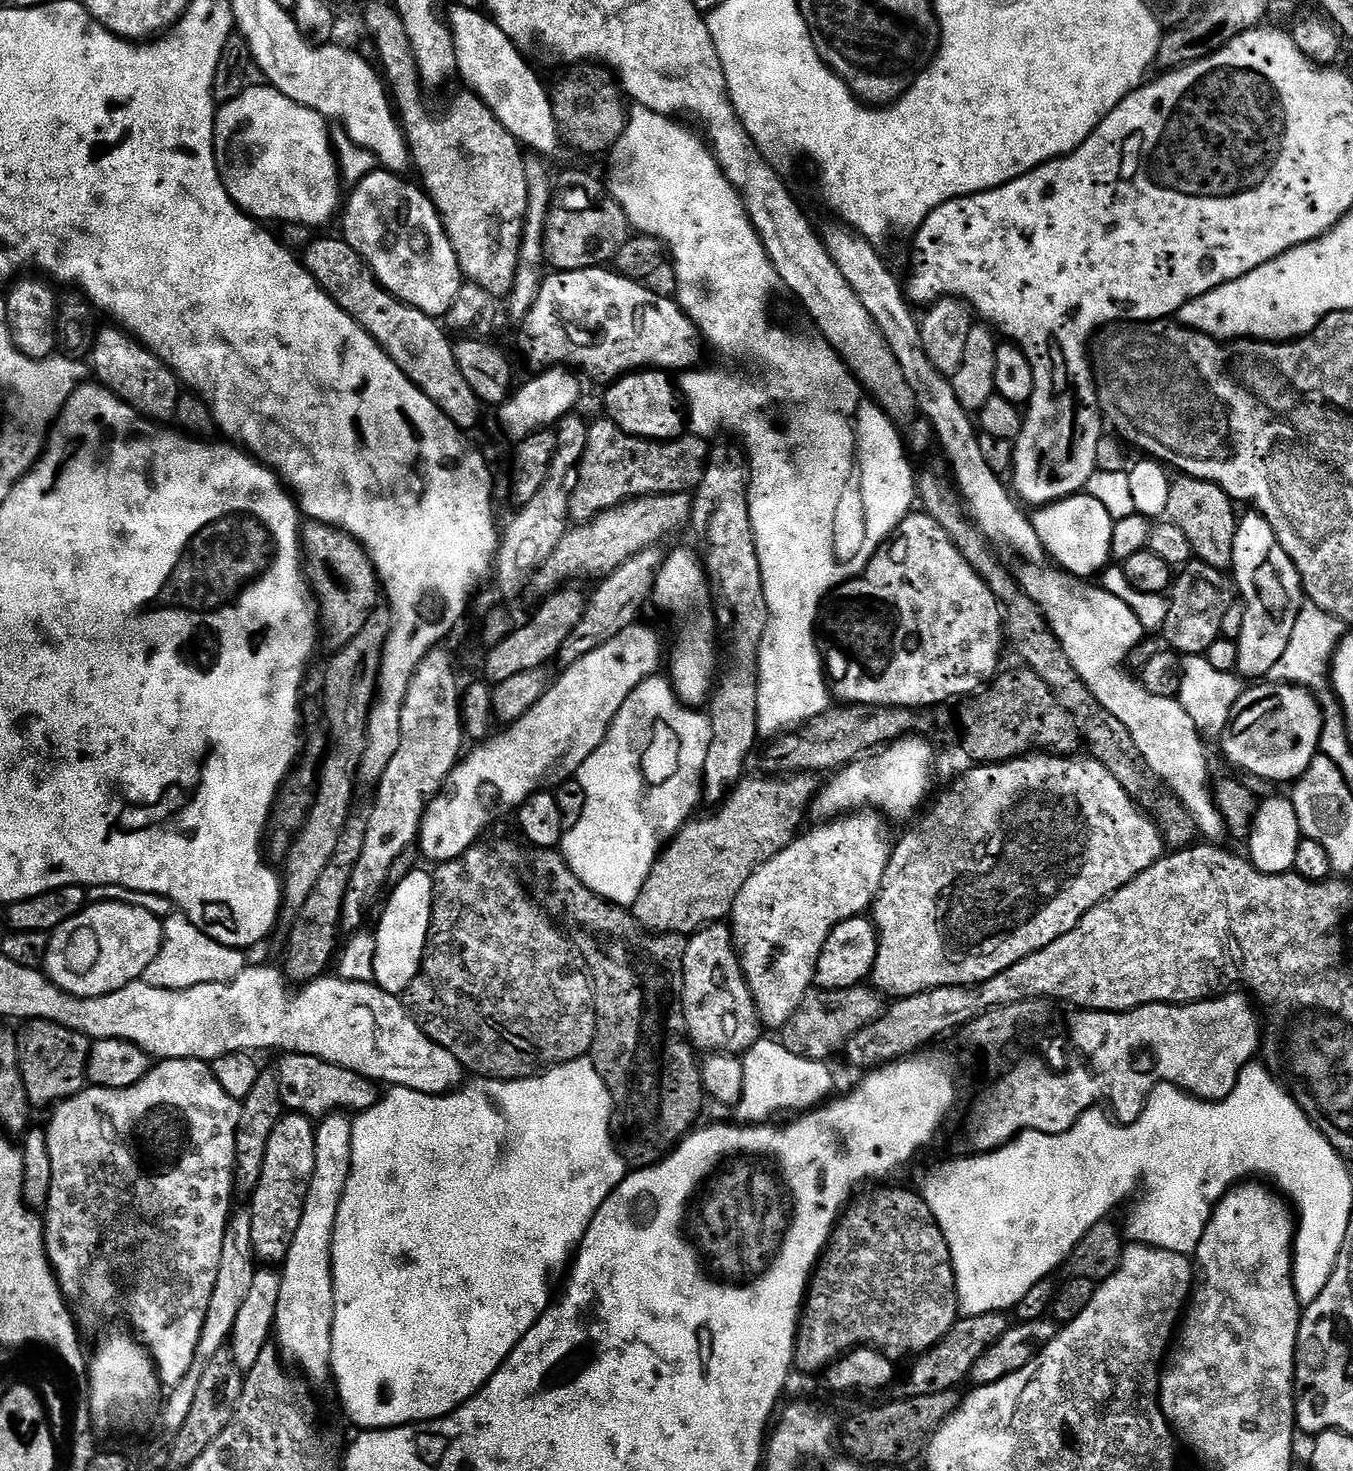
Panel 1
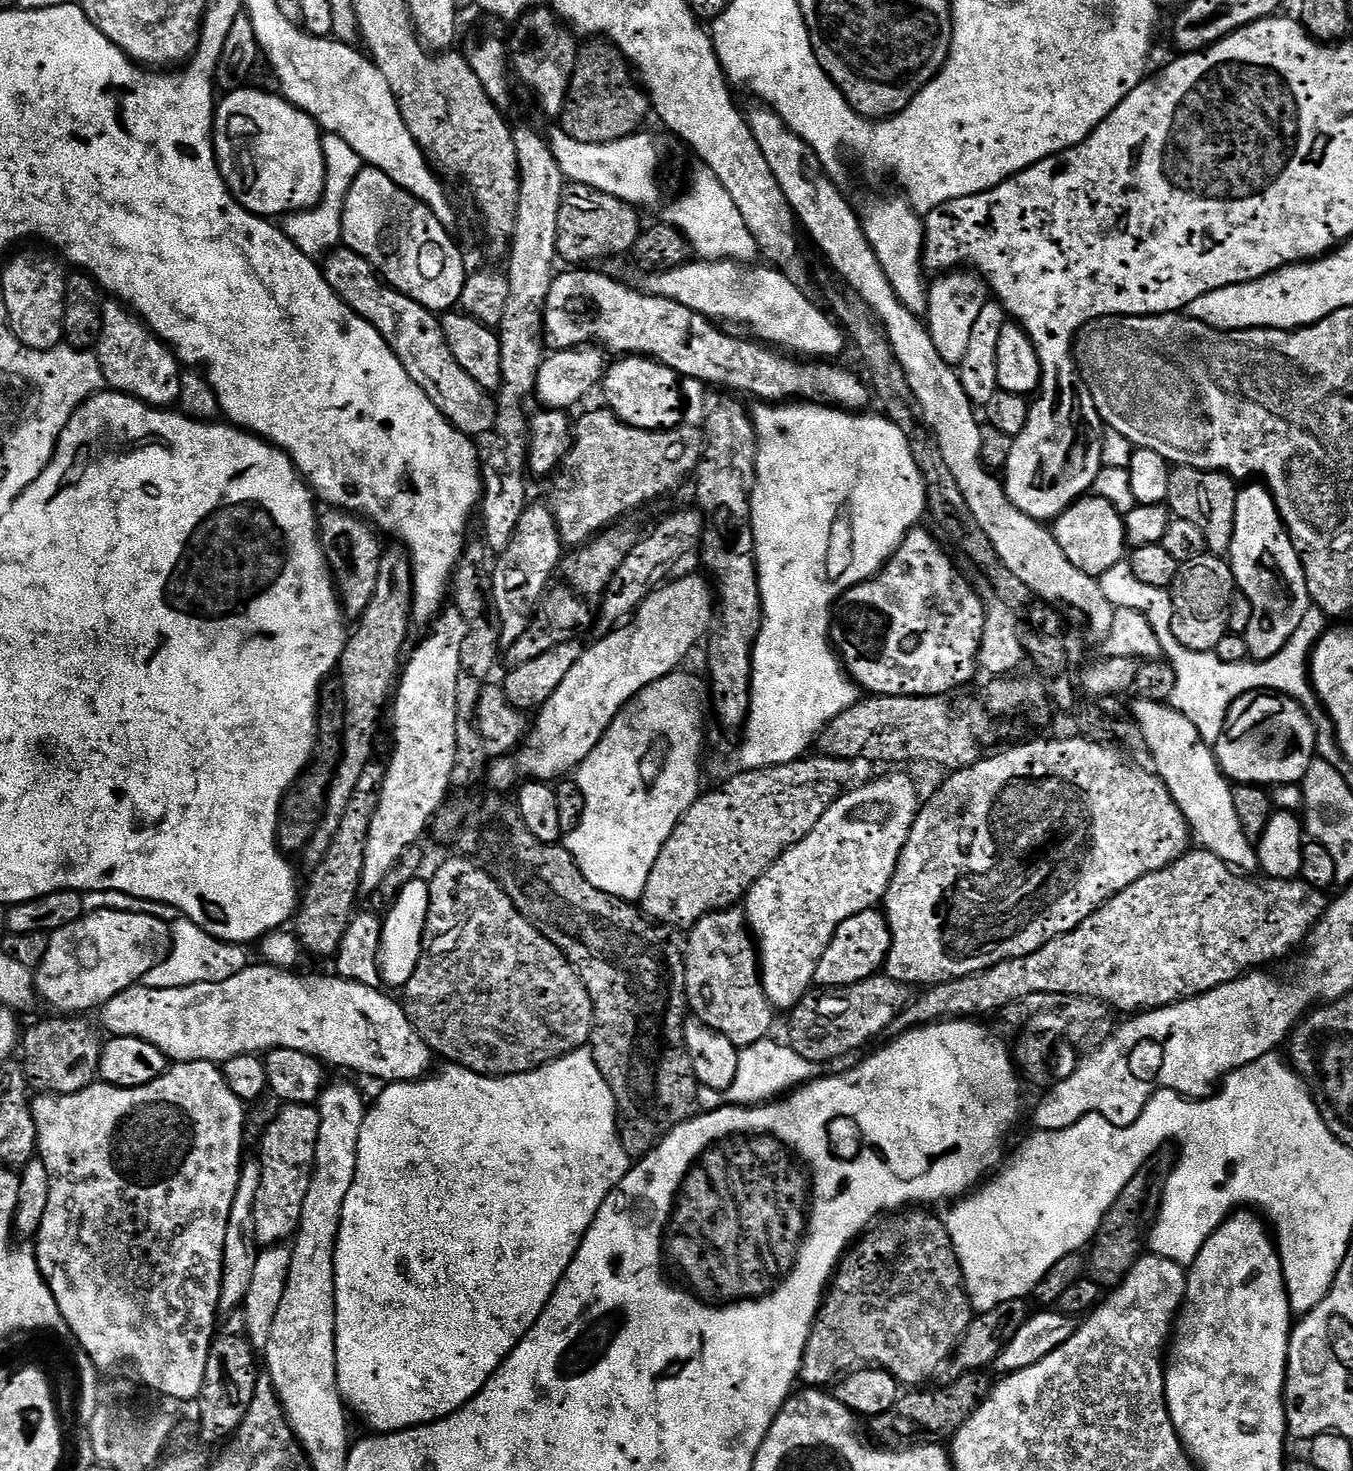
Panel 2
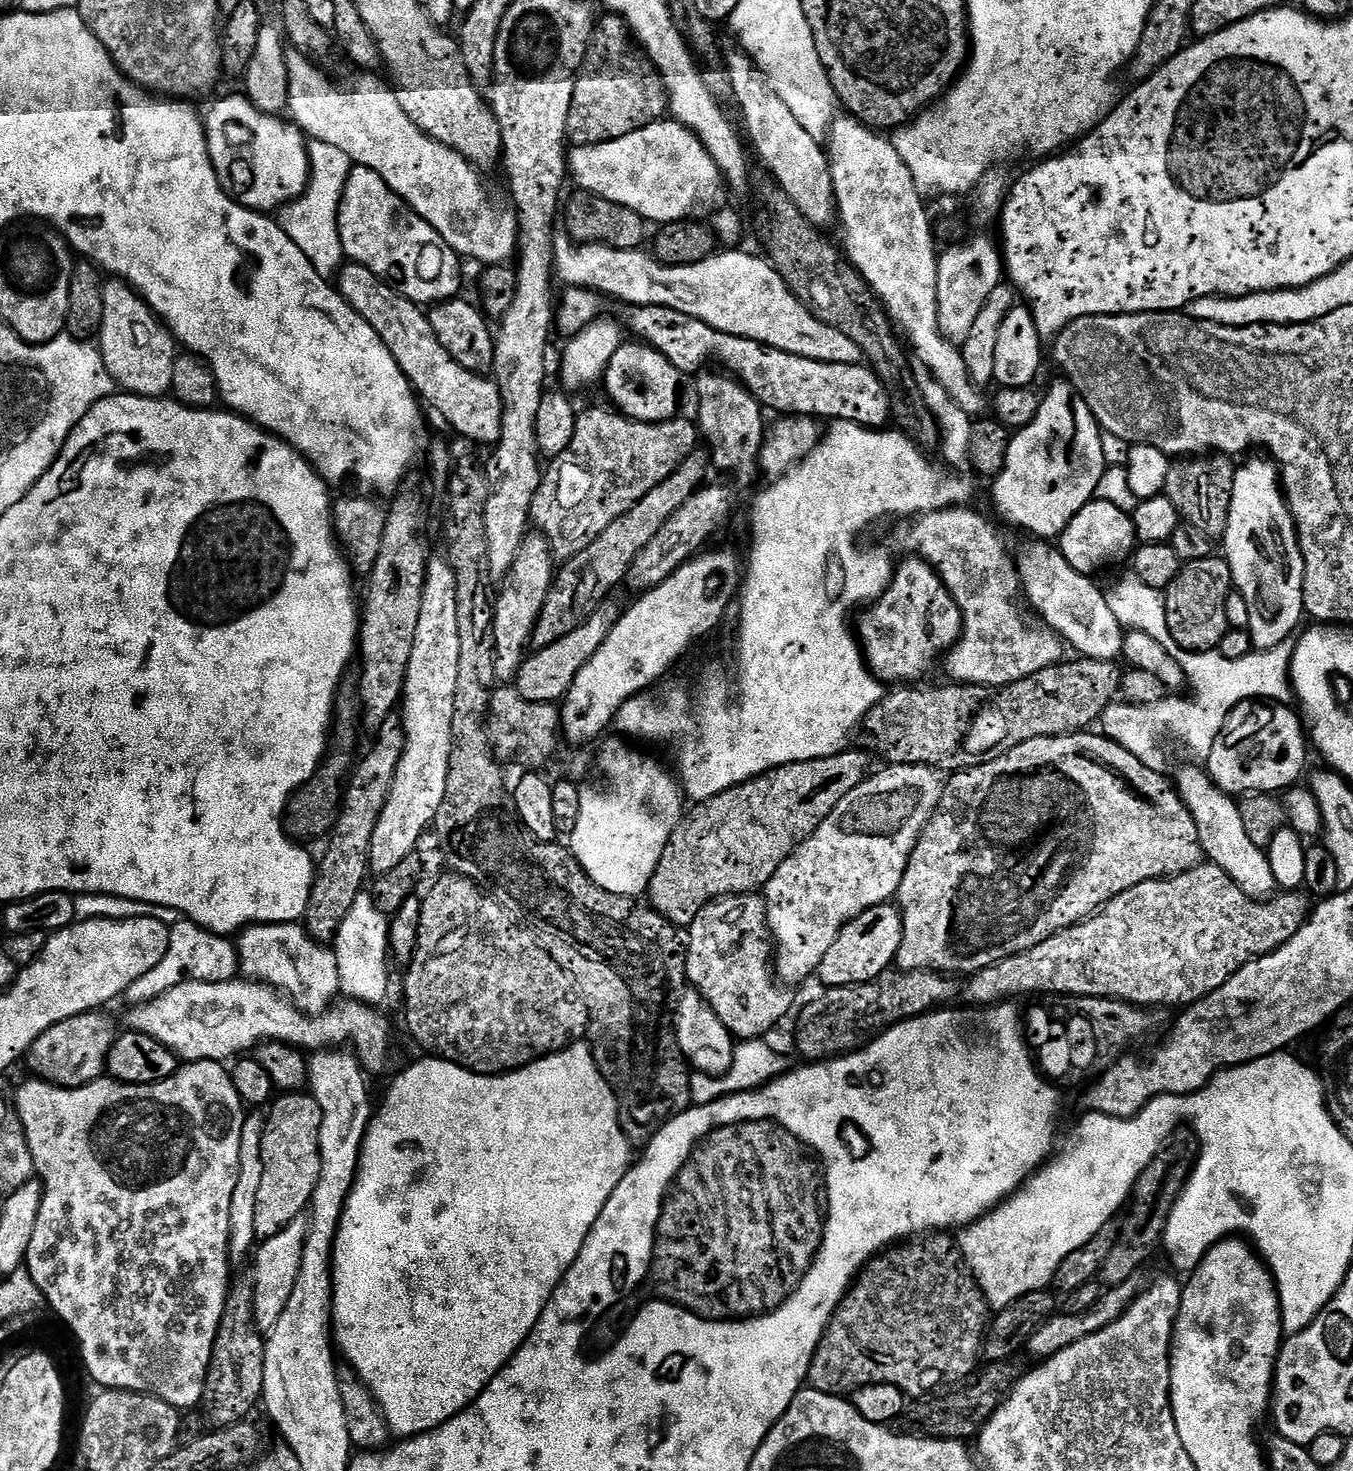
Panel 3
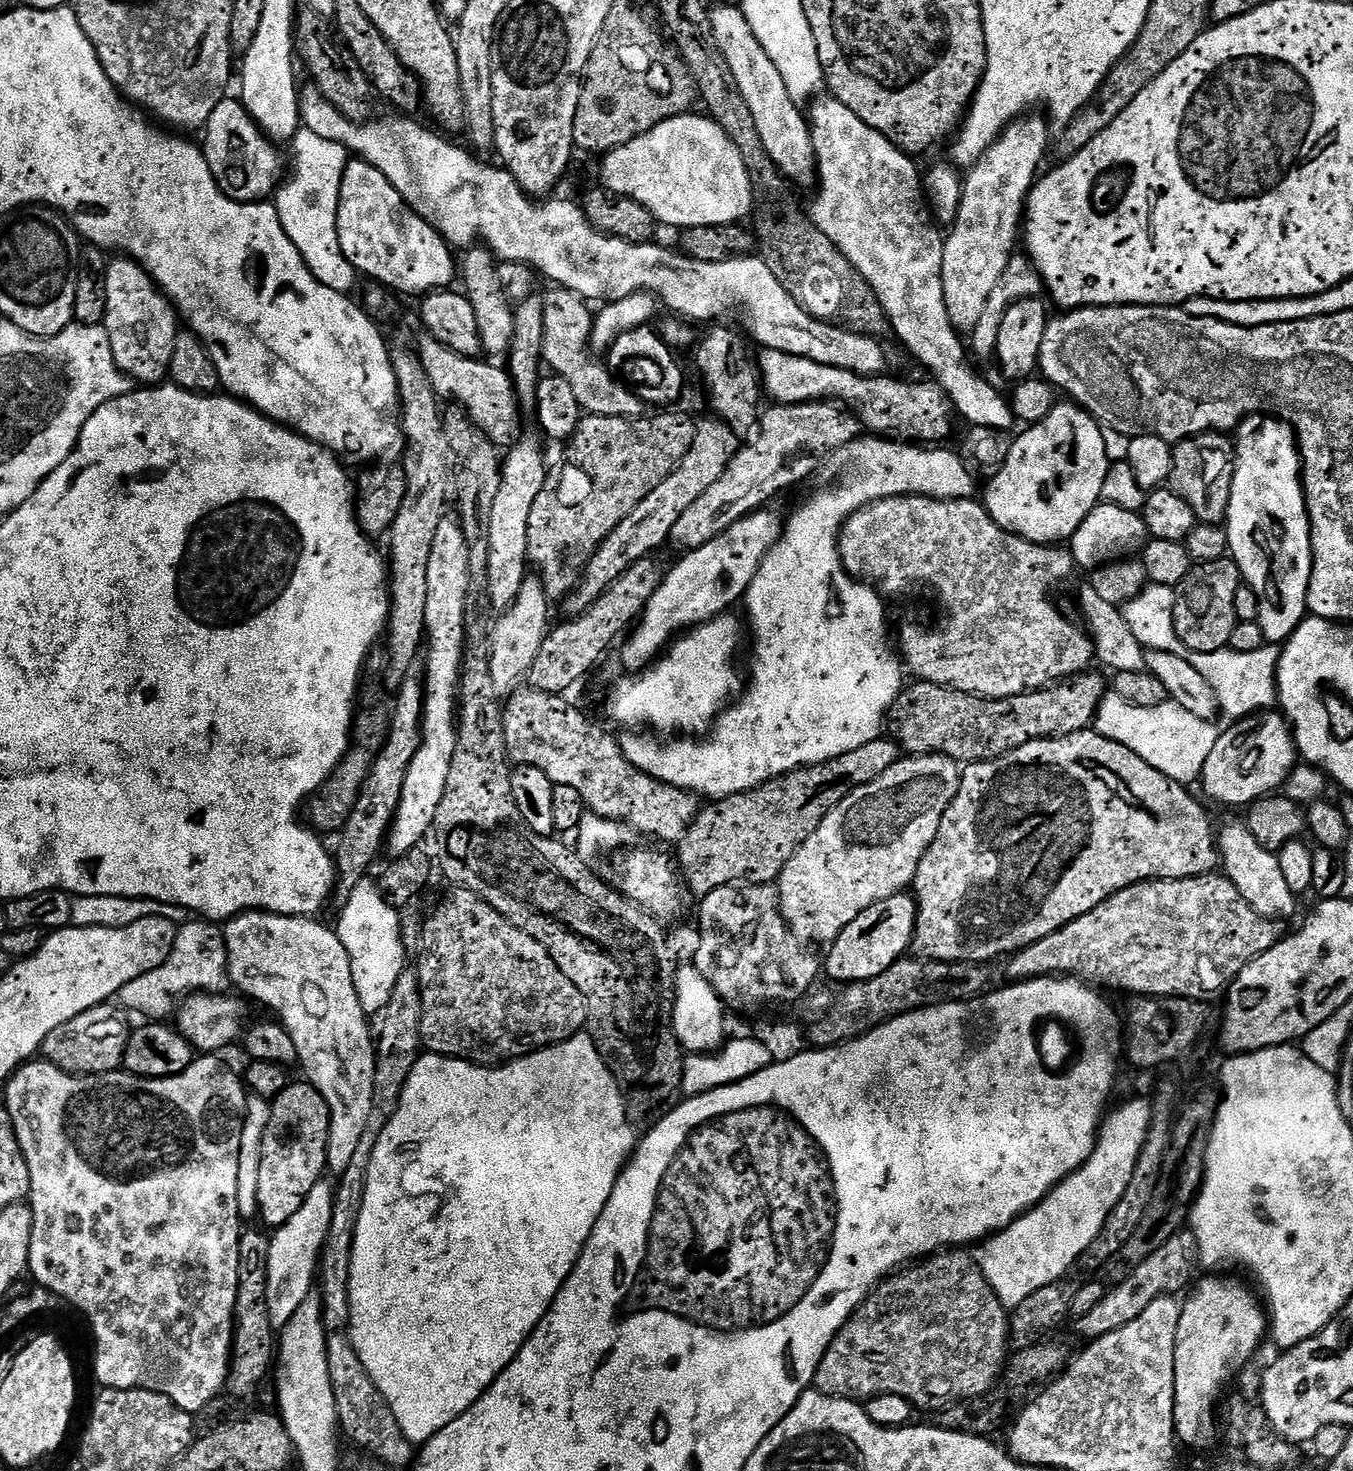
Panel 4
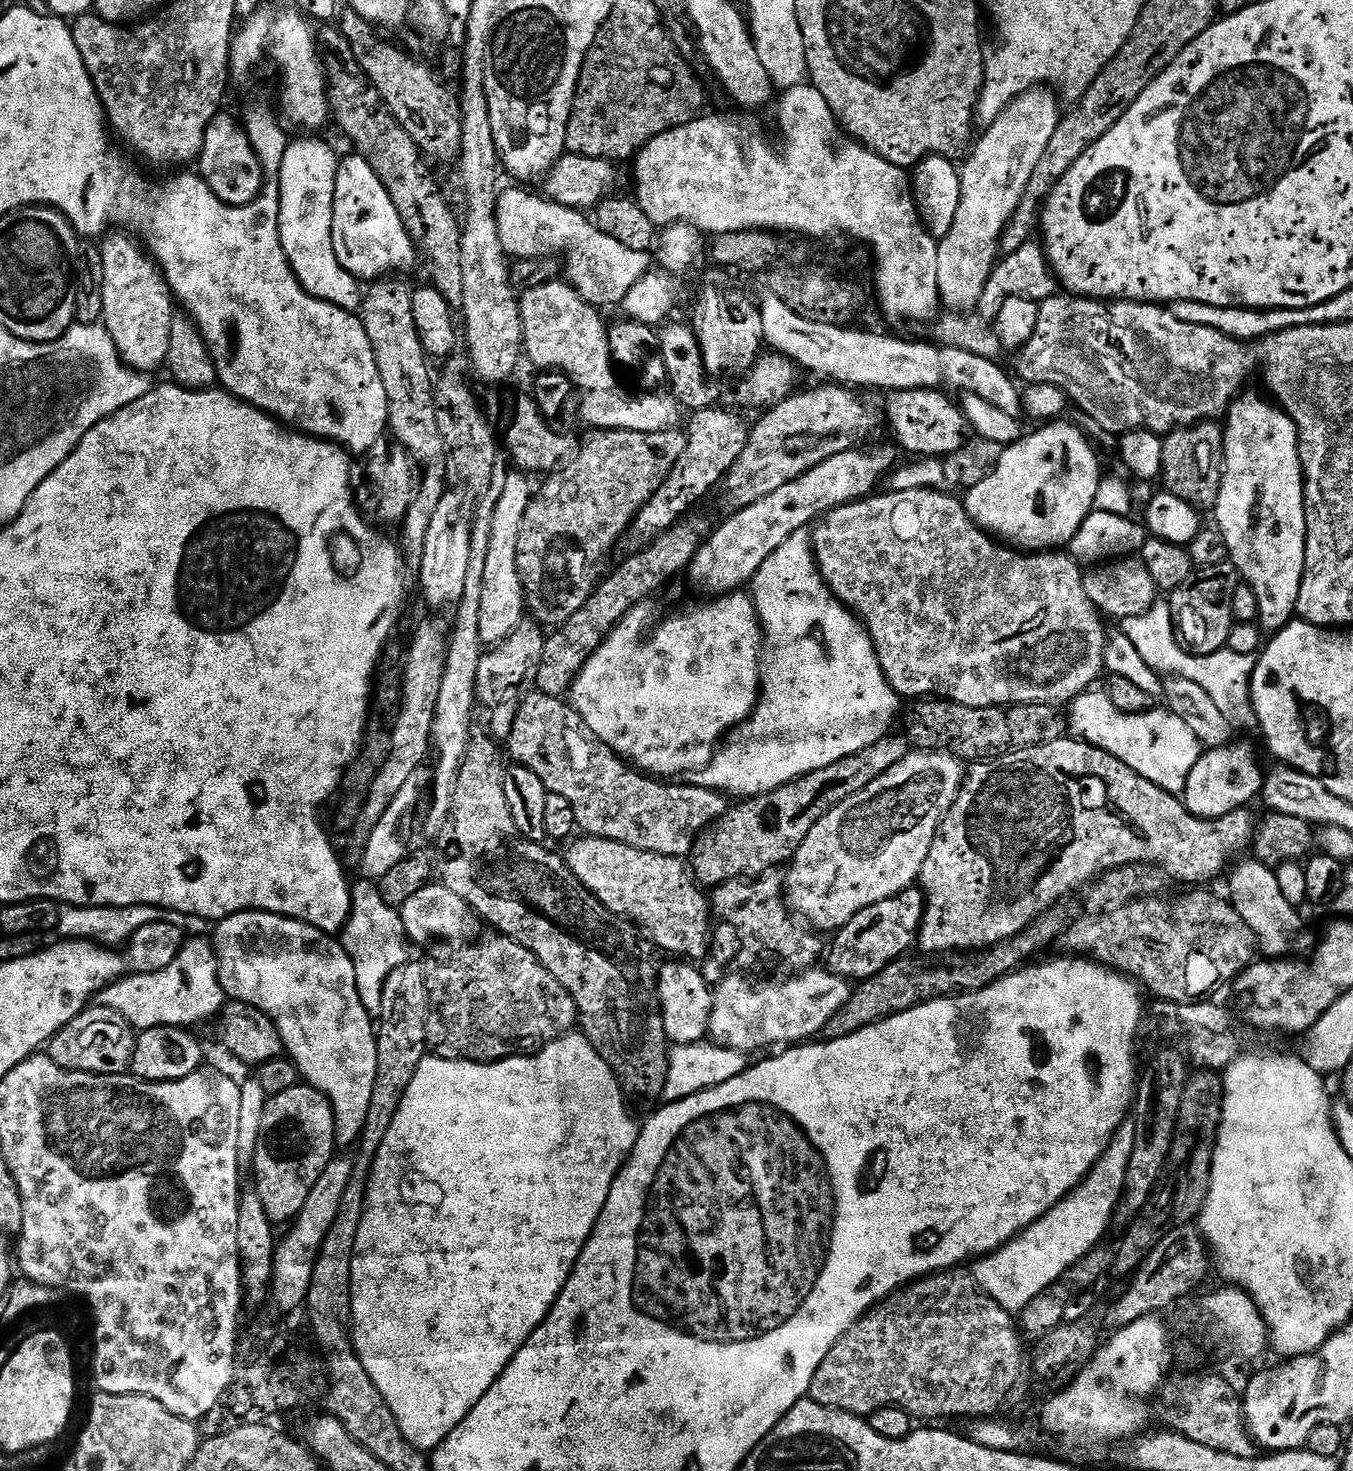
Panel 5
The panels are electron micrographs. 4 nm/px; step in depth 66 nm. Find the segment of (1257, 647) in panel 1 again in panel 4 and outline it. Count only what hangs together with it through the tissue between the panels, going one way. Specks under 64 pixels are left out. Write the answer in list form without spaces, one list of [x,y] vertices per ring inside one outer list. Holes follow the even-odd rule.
[[[1257,414],[1248,417],[1238,429],[1240,441],[1234,444],[1236,453],[1236,473],[1230,490],[1230,506],[1228,507],[1228,518],[1226,527],[1228,529],[1228,550],[1231,559],[1235,560],[1240,567],[1240,575],[1243,583],[1254,590],[1258,598],[1258,610],[1260,611],[1258,621],[1261,626],[1265,641],[1283,642],[1291,636],[1294,629],[1303,622],[1308,612],[1308,587],[1310,586],[1310,574],[1312,573],[1312,527],[1308,521],[1308,503],[1304,501],[1304,486],[1302,483],[1302,465],[1300,462],[1300,449],[1296,442],[1295,431],[1279,418],[1273,418],[1267,414]]]

